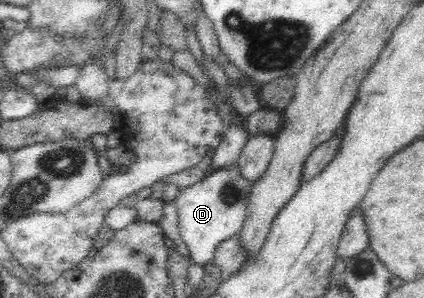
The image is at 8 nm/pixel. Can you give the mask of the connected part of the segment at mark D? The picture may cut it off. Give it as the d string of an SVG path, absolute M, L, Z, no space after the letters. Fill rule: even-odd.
M232 164L214 170L202 181L180 190L176 199L178 229L191 263L200 266L212 263L217 245L239 233L248 213L252 184L240 174L237 164Z

